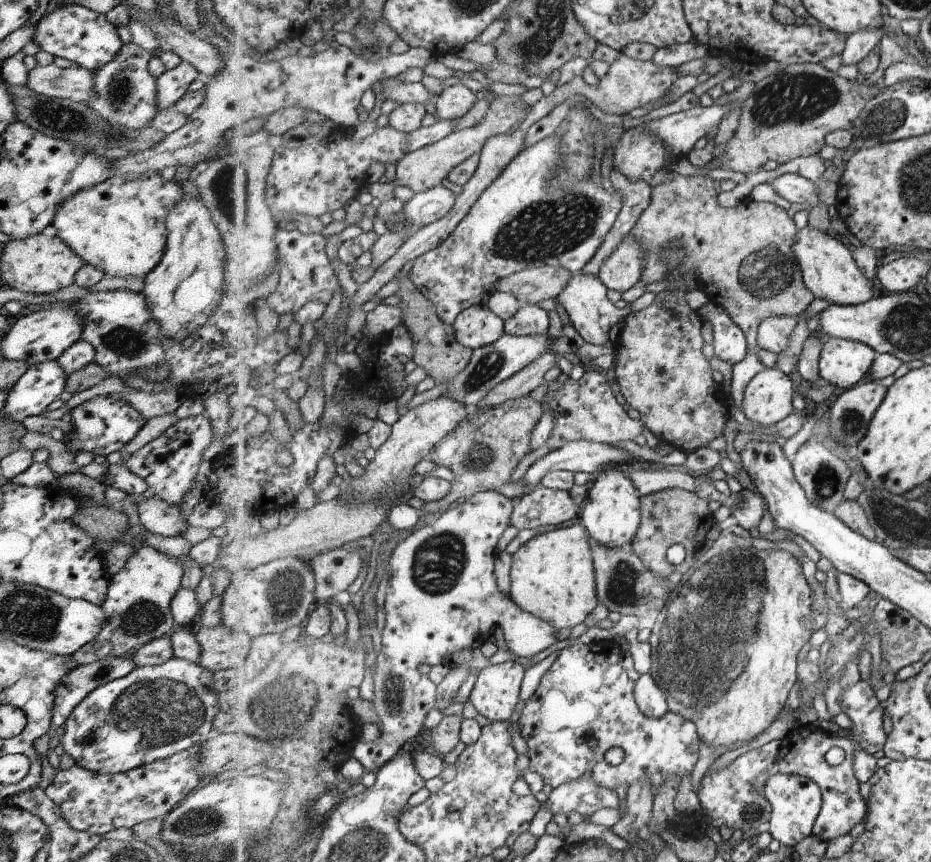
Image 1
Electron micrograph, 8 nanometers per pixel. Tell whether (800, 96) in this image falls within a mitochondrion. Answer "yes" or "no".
yes

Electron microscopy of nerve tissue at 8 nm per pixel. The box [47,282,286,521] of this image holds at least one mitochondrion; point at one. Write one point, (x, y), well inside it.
(127, 341)

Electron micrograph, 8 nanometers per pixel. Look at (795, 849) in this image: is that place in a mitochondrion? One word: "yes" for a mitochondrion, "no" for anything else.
no

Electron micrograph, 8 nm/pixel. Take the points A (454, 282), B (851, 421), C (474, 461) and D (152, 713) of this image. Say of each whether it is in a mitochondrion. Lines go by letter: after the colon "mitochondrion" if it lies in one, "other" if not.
A: other
B: mitochondrion
C: mitochondrion
D: mitochondrion

